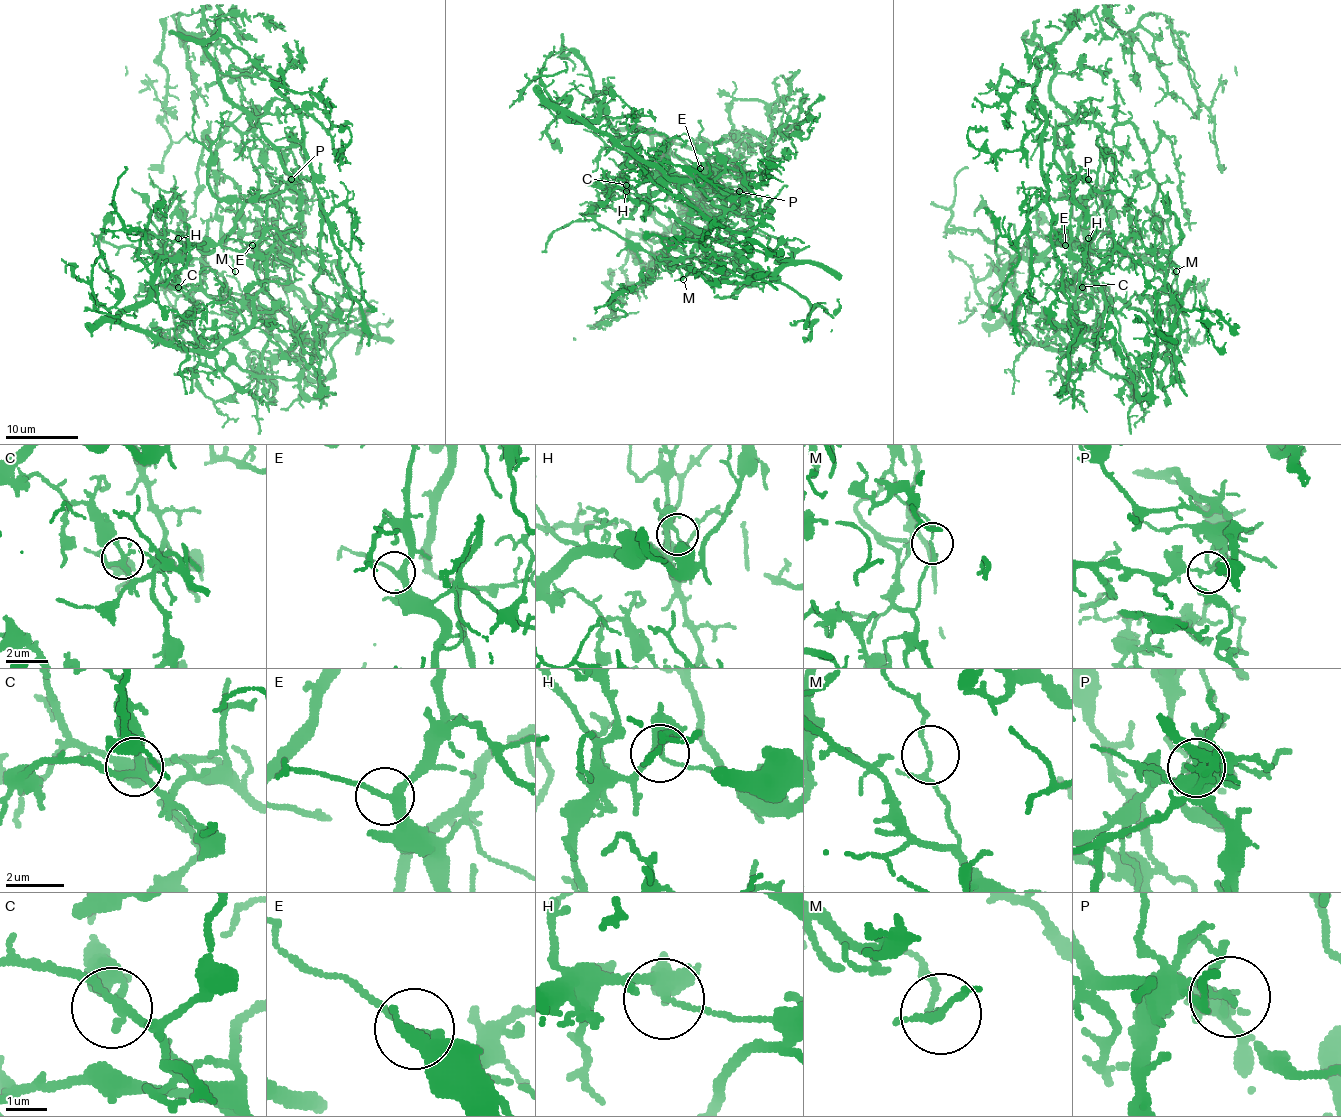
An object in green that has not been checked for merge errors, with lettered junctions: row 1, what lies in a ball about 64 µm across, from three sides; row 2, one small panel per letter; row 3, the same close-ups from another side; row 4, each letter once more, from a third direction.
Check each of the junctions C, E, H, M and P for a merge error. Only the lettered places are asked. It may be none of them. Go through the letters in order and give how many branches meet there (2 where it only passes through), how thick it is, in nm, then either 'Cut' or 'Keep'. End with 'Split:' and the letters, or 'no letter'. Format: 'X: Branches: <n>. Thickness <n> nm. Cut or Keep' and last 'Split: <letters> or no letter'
C: Branches: 3. Thickness 200 nm. Keep
E: Branches: 3. Thickness 240 nm. Keep
H: Branches: 3. Thickness 240 nm. Cut
M: Branches: 3. Thickness 110 nm. Cut
P: Branches: 2. Thickness 170 nm. Cut
Split: H, M, P

